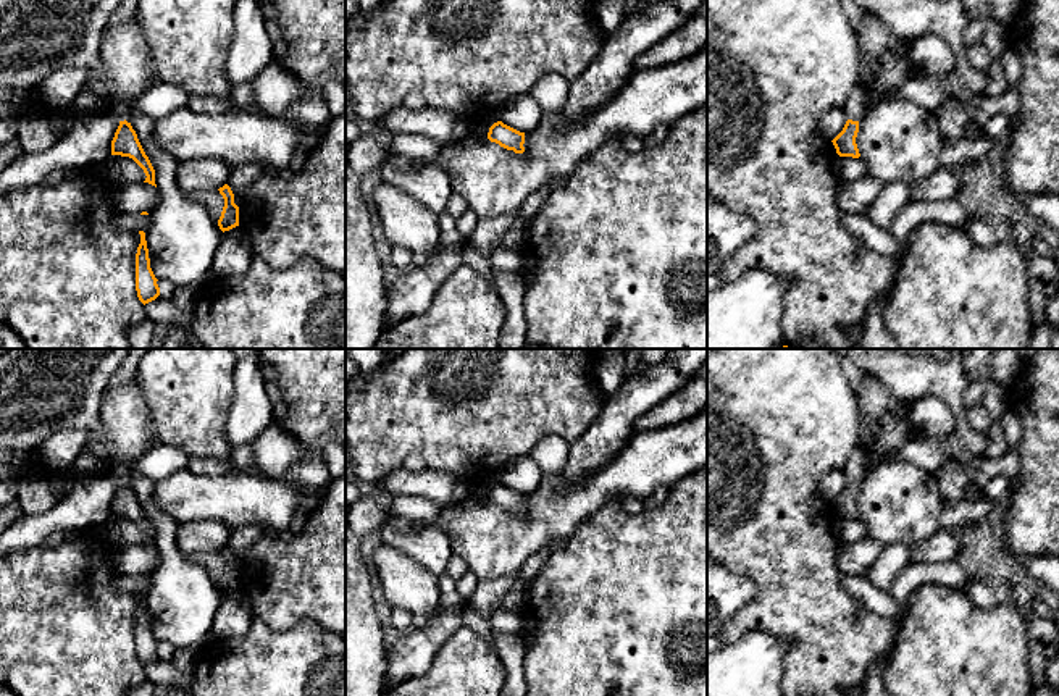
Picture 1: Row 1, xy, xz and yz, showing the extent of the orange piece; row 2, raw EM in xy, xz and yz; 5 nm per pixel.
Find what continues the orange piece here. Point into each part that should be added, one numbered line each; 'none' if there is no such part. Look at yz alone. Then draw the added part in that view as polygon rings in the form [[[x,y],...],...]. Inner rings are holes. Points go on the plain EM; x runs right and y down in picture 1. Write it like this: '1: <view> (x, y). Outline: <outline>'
1: yz (854, 469). Outline: [[[857,444],[854,447],[854,451],[849,455],[848,463],[843,468],[848,481],[852,481],[852,483],[859,483],[860,481],[860,478],[865,473],[864,472],[864,462],[867,459],[867,454],[869,454],[869,451],[862,444]]]

